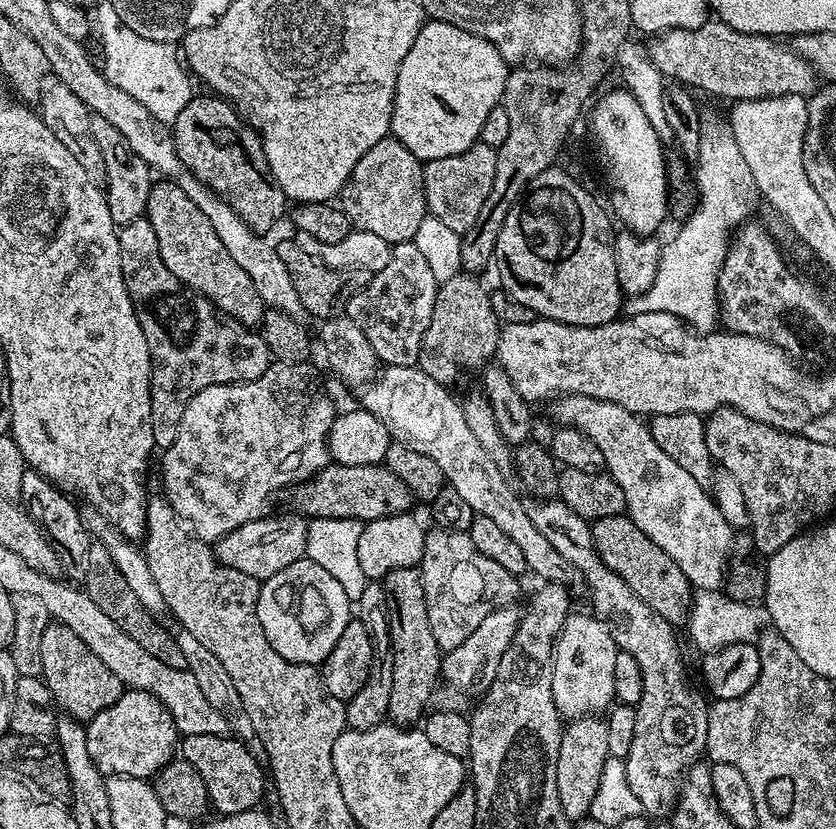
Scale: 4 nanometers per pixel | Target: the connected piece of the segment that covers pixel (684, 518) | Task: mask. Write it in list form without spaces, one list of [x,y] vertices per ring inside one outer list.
[[[560,394],[551,404],[557,425],[577,428],[602,450],[604,468],[624,491],[628,519],[636,523],[654,546],[662,546],[662,550],[678,562],[678,570],[686,574],[693,589],[717,591],[723,585],[730,563],[734,529],[713,503],[709,489],[701,481],[690,478],[690,474],[654,442],[651,427],[636,413],[614,402],[589,396]]]

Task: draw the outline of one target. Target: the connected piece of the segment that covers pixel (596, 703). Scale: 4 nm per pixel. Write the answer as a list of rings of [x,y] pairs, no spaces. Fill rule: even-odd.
[[[570,614],[566,618],[560,635],[554,641],[552,654],[552,689],[556,709],[561,717],[600,714],[613,703],[614,658],[617,651],[610,630],[598,617],[591,614]]]

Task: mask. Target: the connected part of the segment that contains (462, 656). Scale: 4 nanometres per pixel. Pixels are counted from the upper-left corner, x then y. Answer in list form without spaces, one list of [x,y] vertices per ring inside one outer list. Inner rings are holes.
[[[507,604],[505,608],[494,610],[482,618],[482,626],[462,642],[462,646],[454,646],[454,650],[444,652],[440,661],[440,676],[448,683],[449,689],[469,697],[479,697],[487,692],[498,674],[498,662],[502,662],[502,654],[506,654],[506,646],[514,638],[520,625],[522,612],[516,604]],[[469,692],[469,693],[468,693]]]

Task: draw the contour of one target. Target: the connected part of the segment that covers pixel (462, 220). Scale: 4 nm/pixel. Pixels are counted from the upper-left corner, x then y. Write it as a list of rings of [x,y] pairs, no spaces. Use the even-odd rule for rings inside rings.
[[[475,142],[462,154],[423,163],[423,186],[429,215],[445,223],[454,233],[464,235],[474,226],[486,197],[493,188],[494,172],[497,169],[496,149]]]

